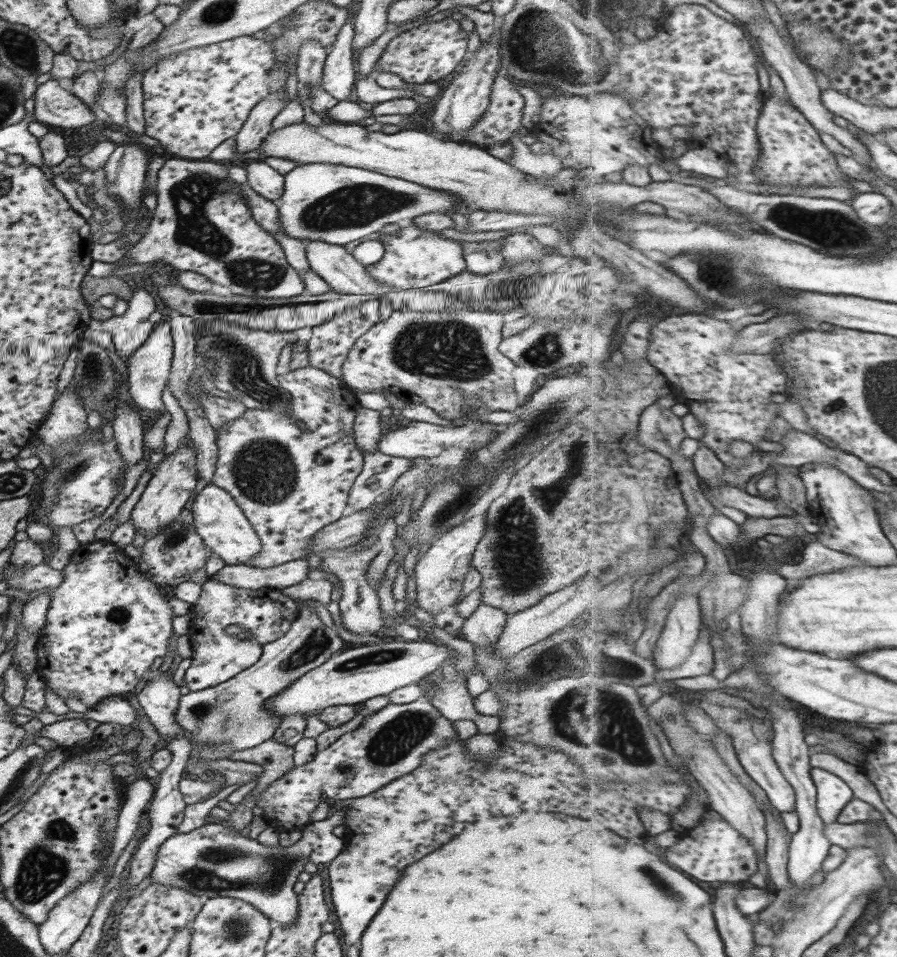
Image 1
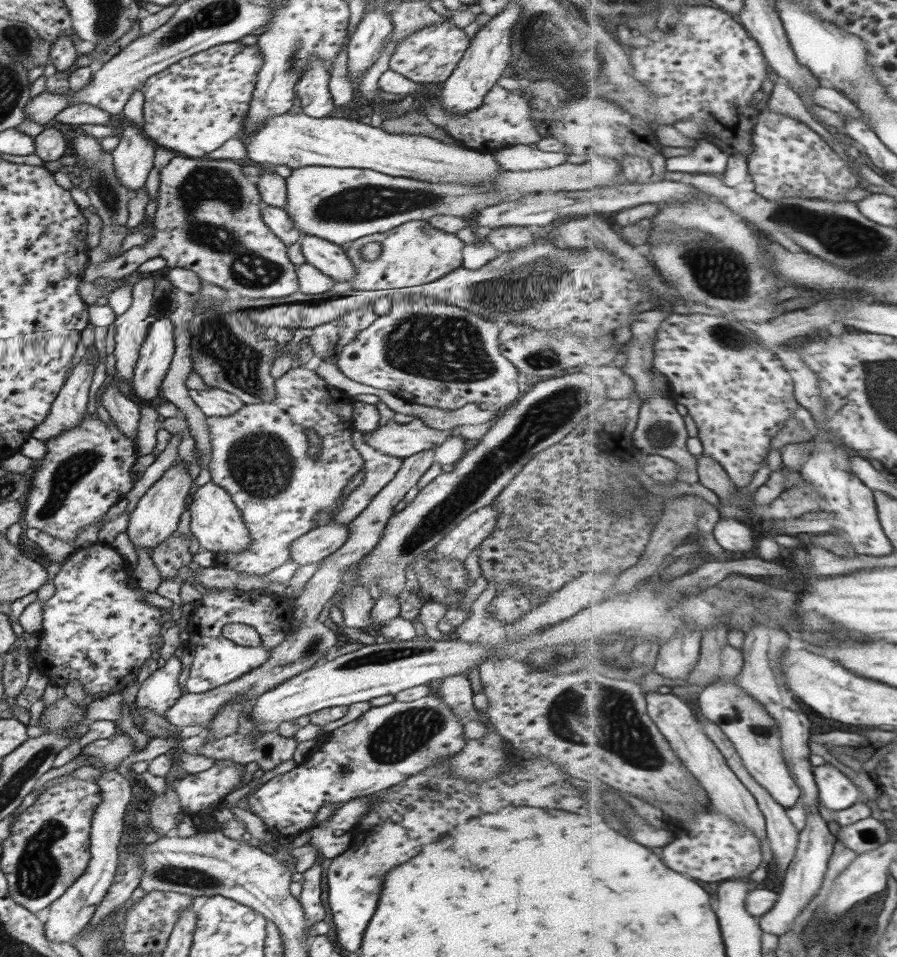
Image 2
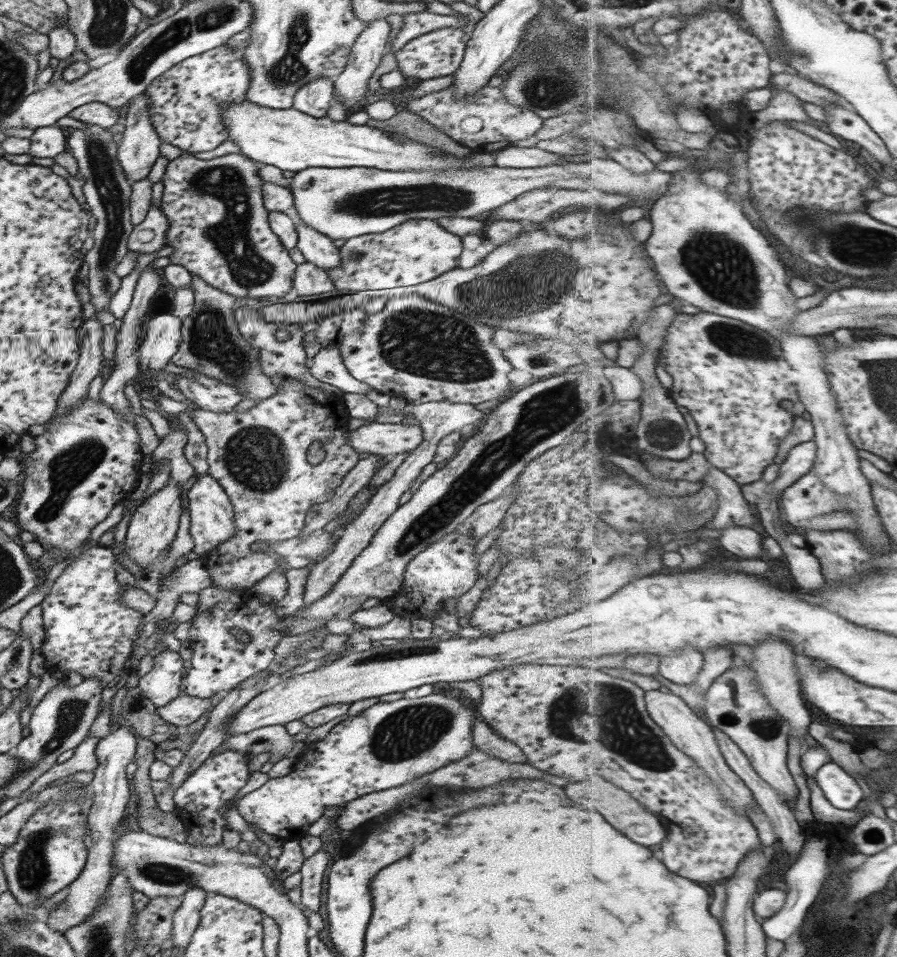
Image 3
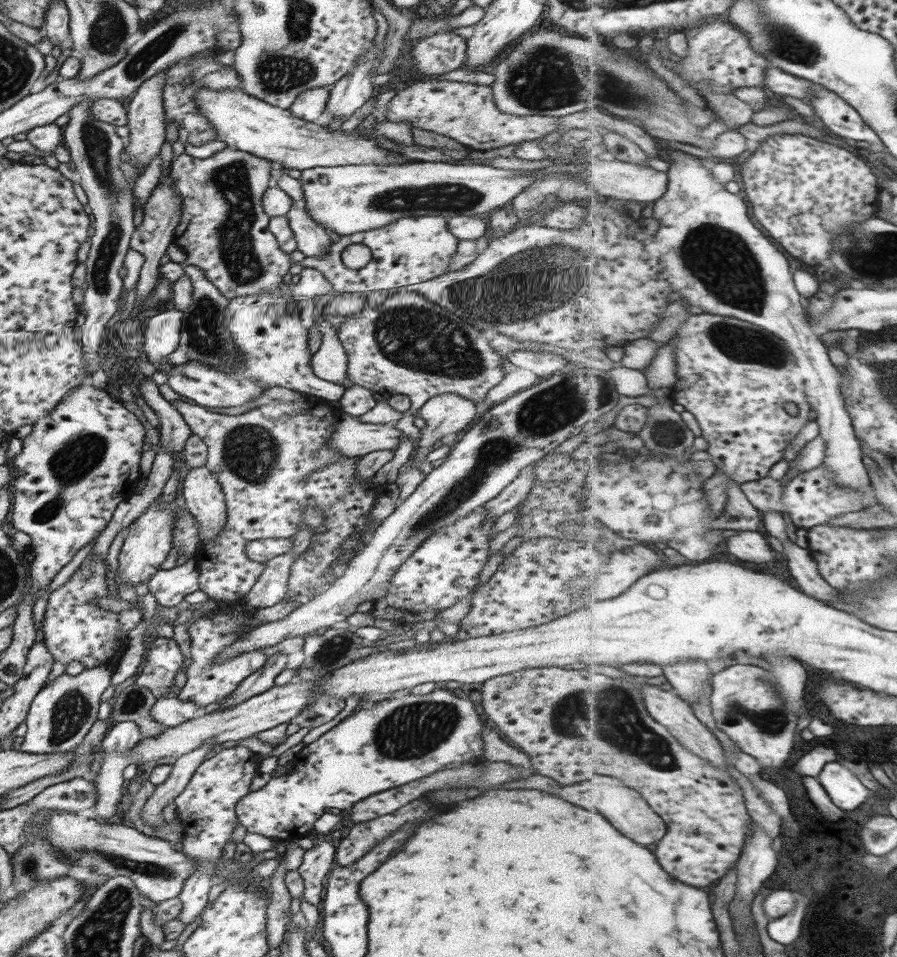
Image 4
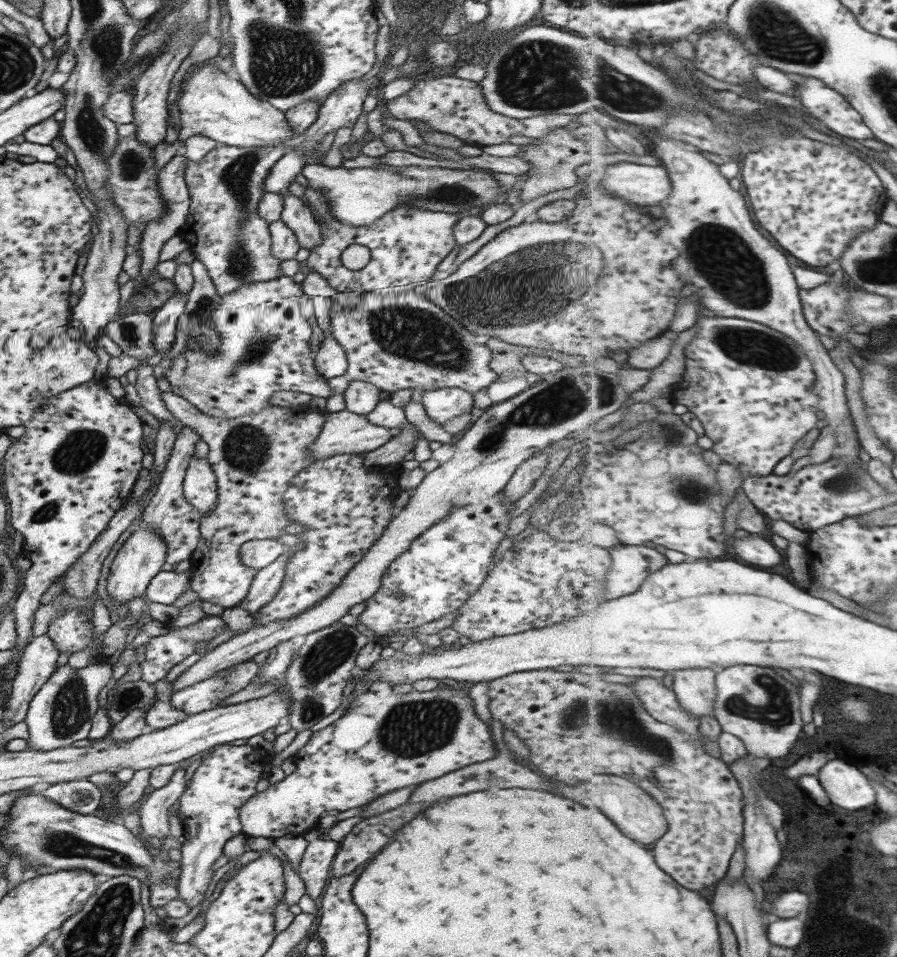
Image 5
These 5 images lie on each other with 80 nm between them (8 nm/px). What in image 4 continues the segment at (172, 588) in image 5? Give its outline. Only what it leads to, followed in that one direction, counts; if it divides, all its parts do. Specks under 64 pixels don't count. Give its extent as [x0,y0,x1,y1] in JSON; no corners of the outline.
[142,559,198,607]

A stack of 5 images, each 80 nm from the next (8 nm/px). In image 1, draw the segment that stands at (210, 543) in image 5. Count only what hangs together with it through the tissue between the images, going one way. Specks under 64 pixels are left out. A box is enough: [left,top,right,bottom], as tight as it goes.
[211,366,363,568]

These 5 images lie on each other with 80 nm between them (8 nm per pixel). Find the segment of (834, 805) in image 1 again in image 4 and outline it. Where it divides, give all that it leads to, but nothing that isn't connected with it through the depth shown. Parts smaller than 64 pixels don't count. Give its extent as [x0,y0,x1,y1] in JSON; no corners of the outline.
[818,762,871,810]

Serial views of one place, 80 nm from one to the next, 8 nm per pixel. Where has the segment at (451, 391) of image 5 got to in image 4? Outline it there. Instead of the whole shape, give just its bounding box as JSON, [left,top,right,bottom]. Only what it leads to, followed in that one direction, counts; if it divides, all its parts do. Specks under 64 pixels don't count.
[411,393,474,464]

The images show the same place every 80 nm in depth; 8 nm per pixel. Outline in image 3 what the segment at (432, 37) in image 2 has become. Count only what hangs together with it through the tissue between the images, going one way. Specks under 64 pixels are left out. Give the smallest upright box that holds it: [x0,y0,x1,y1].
[394,28,469,81]

